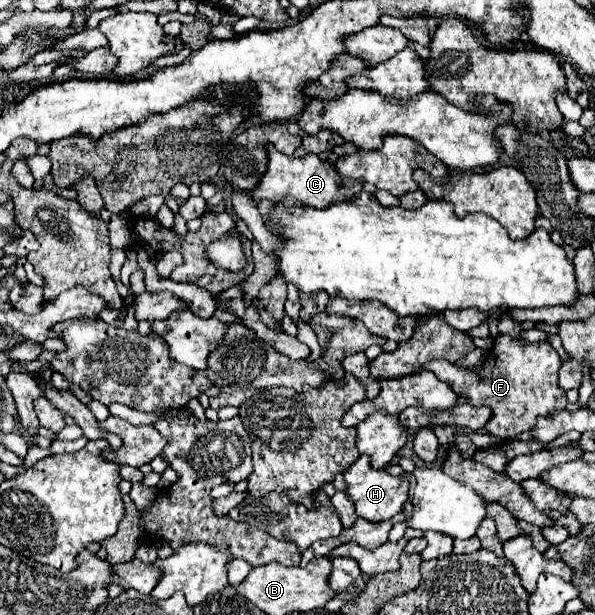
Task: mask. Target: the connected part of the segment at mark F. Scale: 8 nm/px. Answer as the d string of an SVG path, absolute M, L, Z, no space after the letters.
M503 334L495 338L493 350L479 370L459 368L447 360L431 360L422 366L422 369L433 370L437 376L441 376L441 380L449 380L449 384L453 384L459 394L465 392L471 406L489 406L493 410L493 418L487 422L487 432L503 440L531 430L539 416L549 418L553 412L565 410L567 396L557 380L559 368L559 354L549 342L531 344Z

